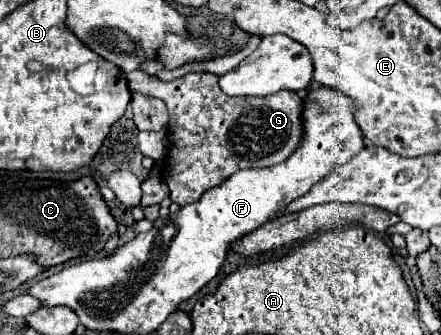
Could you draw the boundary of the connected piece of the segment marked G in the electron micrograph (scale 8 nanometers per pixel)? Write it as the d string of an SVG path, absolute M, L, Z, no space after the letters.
M140 69L126 75L128 87L144 95L158 97L166 103L169 113L168 122L168 167L167 154L164 159L164 181L170 187L170 197L178 205L194 203L202 197L204 191L218 187L238 169L260 169L286 161L300 145L304 127L302 127L302 97L296 91L278 91L268 97L258 99L238 99L228 97L218 87L218 77L214 73L186 73L174 81L160 81L142 73Z

